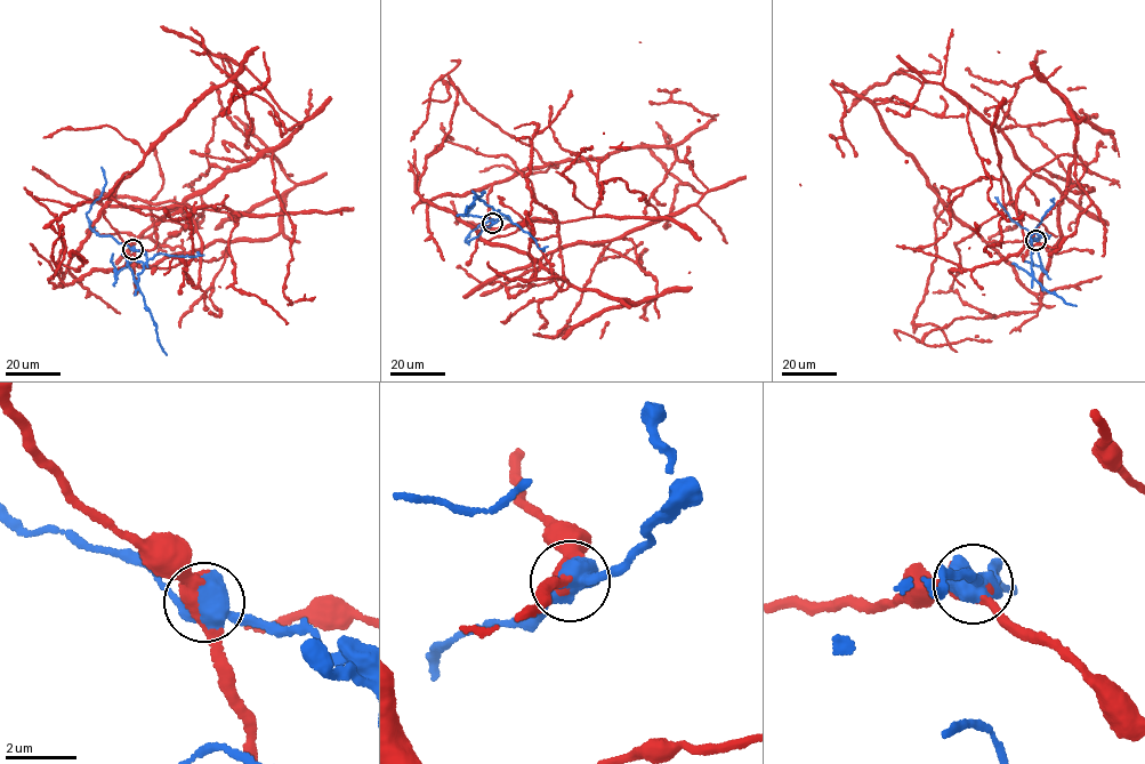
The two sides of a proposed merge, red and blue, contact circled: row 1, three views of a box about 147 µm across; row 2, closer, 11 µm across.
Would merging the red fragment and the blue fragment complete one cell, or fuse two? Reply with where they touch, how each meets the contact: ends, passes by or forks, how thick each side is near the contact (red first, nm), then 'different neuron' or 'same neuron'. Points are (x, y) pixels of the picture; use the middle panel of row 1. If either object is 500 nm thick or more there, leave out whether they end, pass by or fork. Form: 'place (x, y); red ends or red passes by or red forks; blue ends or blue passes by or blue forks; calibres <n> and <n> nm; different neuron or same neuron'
place (492, 223); calibres 460 and 650 nm; different neuron

